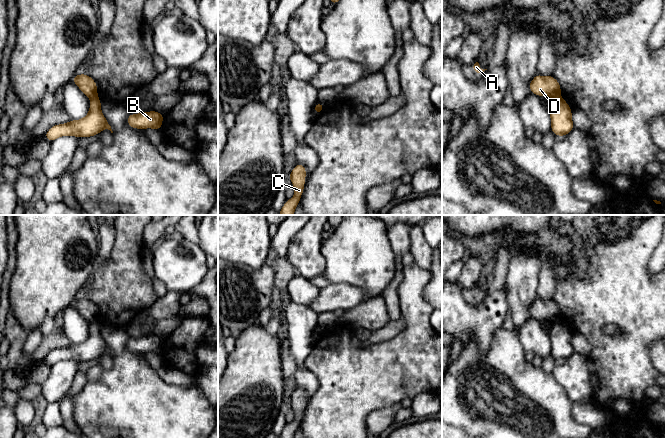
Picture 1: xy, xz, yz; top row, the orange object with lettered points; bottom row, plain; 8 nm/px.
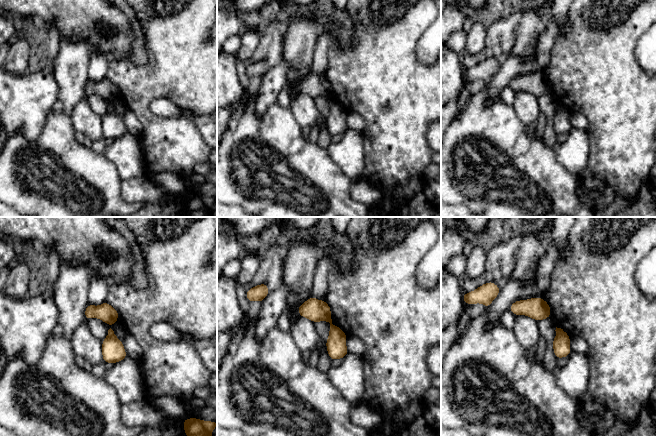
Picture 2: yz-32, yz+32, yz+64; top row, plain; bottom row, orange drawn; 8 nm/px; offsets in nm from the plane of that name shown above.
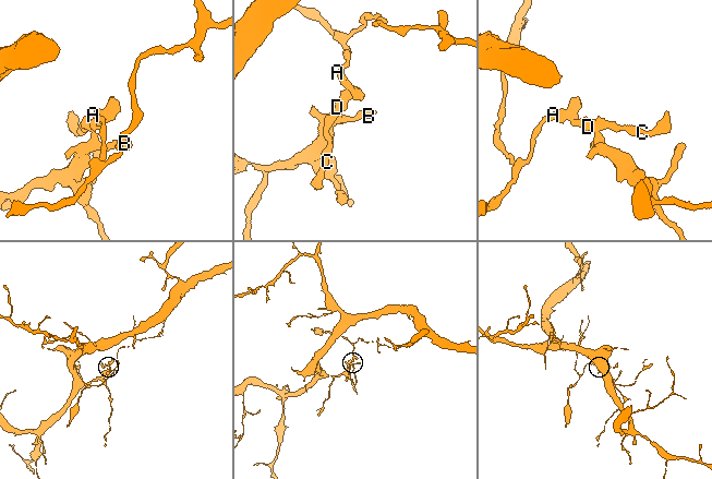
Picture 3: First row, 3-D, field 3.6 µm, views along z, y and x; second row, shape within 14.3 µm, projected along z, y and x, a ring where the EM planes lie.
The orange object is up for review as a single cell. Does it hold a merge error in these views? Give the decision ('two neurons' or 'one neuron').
two neurons

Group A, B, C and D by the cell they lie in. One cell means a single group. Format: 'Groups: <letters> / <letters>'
Groups: A C D / B

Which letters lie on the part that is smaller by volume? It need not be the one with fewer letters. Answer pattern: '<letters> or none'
A, C, D

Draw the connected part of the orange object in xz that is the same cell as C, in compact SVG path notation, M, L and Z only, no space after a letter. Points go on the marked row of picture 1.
M297 163L292 172L287 176L294 187L294 195L292 199L286 200L279 215L294 215L295 209L300 203L300 198L304 191L305 177L307 175L303 164Z

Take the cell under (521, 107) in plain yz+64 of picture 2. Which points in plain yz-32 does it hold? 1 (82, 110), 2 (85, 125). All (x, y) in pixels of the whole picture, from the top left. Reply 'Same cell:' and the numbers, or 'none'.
Same cell: 1, 2

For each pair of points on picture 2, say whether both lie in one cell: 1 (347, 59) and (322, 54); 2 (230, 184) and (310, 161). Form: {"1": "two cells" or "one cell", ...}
{"1": "two cells", "2": "one cell"}

